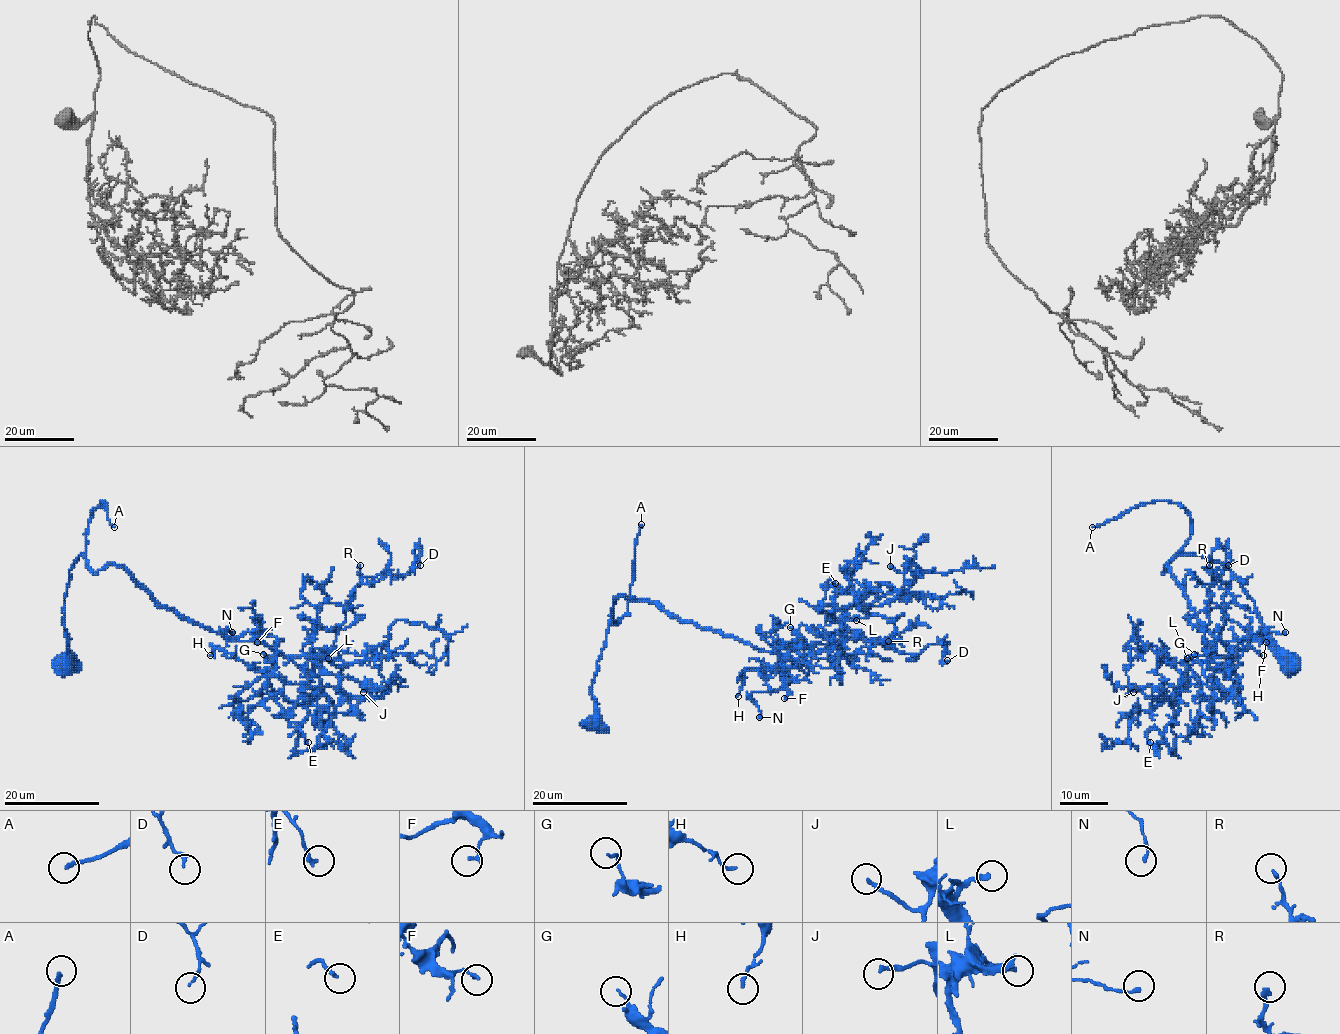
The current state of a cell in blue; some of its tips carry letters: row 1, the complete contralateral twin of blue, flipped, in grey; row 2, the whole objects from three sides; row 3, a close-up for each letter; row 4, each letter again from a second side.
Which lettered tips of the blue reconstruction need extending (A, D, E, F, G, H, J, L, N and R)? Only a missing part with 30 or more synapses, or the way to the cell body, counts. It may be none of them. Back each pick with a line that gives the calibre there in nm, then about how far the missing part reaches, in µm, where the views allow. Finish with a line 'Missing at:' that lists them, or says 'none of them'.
A: calibre 180 nm; missing 250 µm
L: calibre 160 nm; missing 60 µm
R: calibre 180 nm; missing 35 µm
Missing at: A, L, R

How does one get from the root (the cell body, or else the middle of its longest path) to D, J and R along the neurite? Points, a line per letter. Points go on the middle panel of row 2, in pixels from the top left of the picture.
D: (593, 722), (591, 685), (620, 596), (802, 664), (859, 636), (908, 654), (946, 642), (947, 660)
J: (593, 722), (591, 685), (620, 596), (807, 664), (840, 640), (840, 621), (865, 617), (903, 585), (890, 566)
R: (593, 722), (591, 685), (620, 596), (657, 602), (683, 621), (802, 664), (859, 636), (888, 641)

